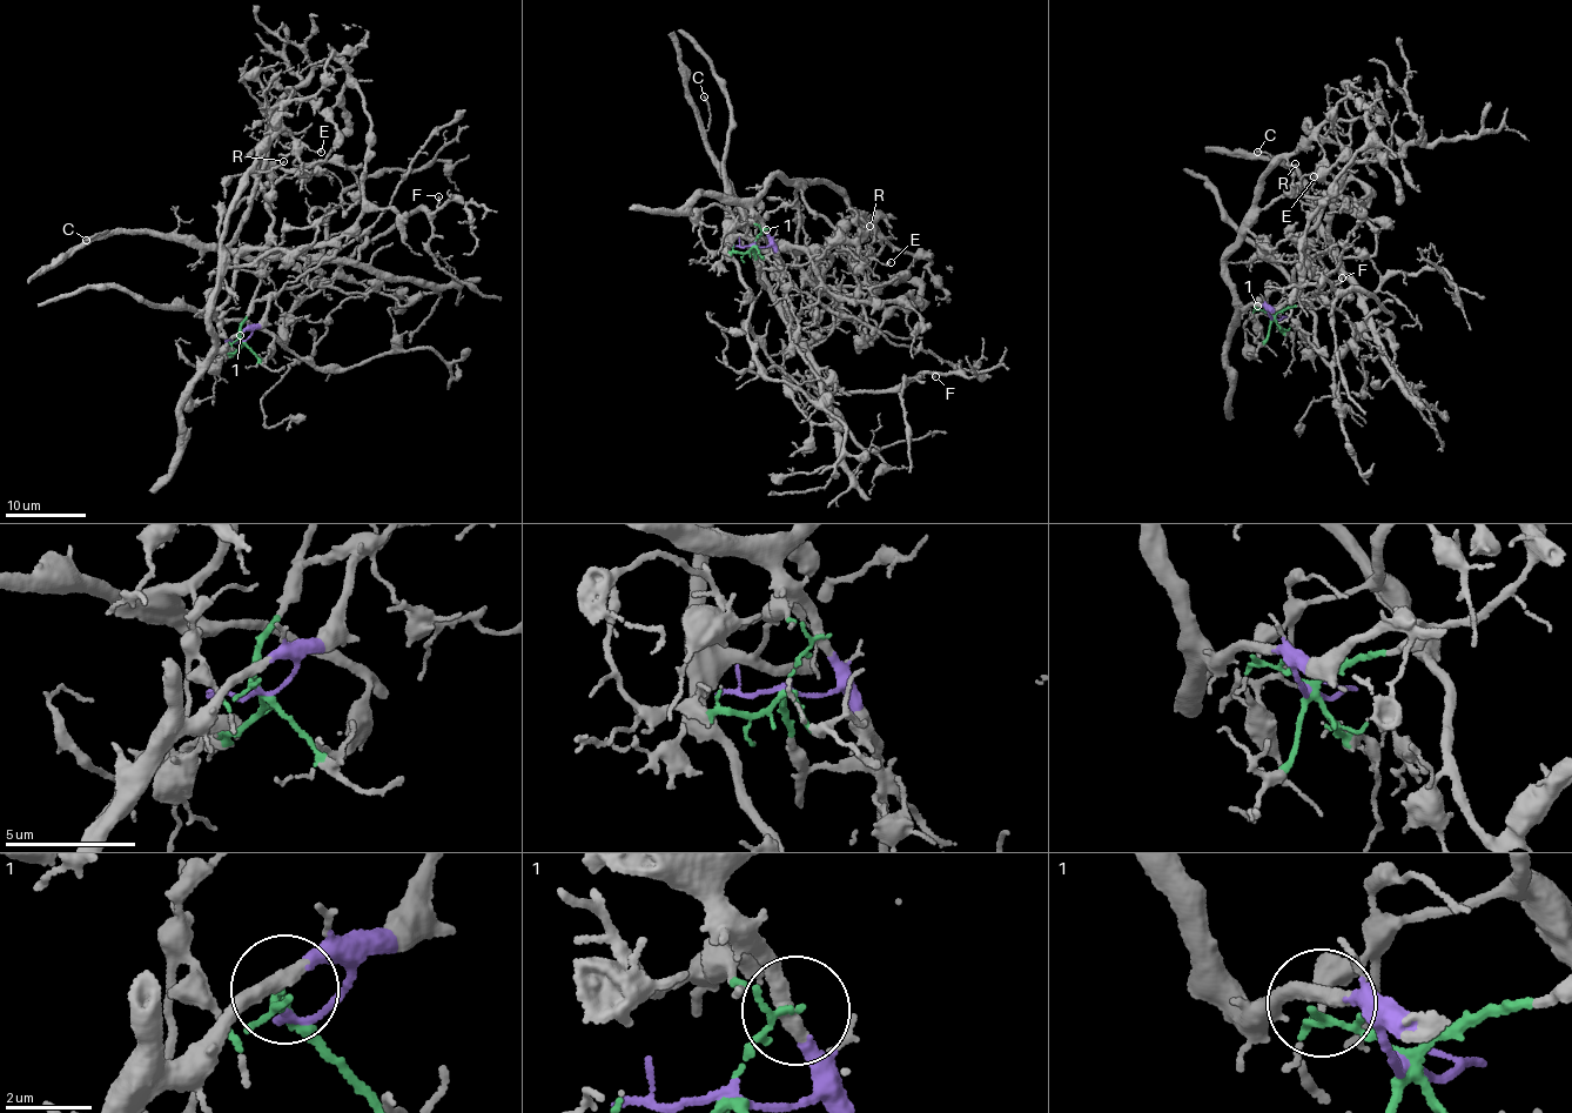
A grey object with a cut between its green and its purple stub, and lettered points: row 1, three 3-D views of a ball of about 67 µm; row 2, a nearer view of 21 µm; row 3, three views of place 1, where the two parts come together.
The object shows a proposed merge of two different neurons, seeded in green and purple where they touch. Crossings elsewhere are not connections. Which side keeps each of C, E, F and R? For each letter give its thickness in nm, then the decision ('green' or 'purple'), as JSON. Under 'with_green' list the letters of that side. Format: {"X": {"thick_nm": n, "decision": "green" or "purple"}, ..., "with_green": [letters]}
{"C": {"thick_nm": 160, "decision": "green"}, "E": {"thick_nm": 220, "decision": "purple"}, "F": {"thick_nm": 150, "decision": "green"}, "R": {"thick_nm": 130, "decision": "purple"}, "with_green": ["C", "F"]}

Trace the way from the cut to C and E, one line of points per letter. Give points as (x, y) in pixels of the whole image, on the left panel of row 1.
C: (240, 340), (261, 267), (223, 250), (203, 252), (165, 237), (99, 232), (86, 241)
E: (240, 340), (252, 334), (248, 329), (219, 348), (209, 320), (227, 210), (262, 146), (286, 128), (322, 152)

